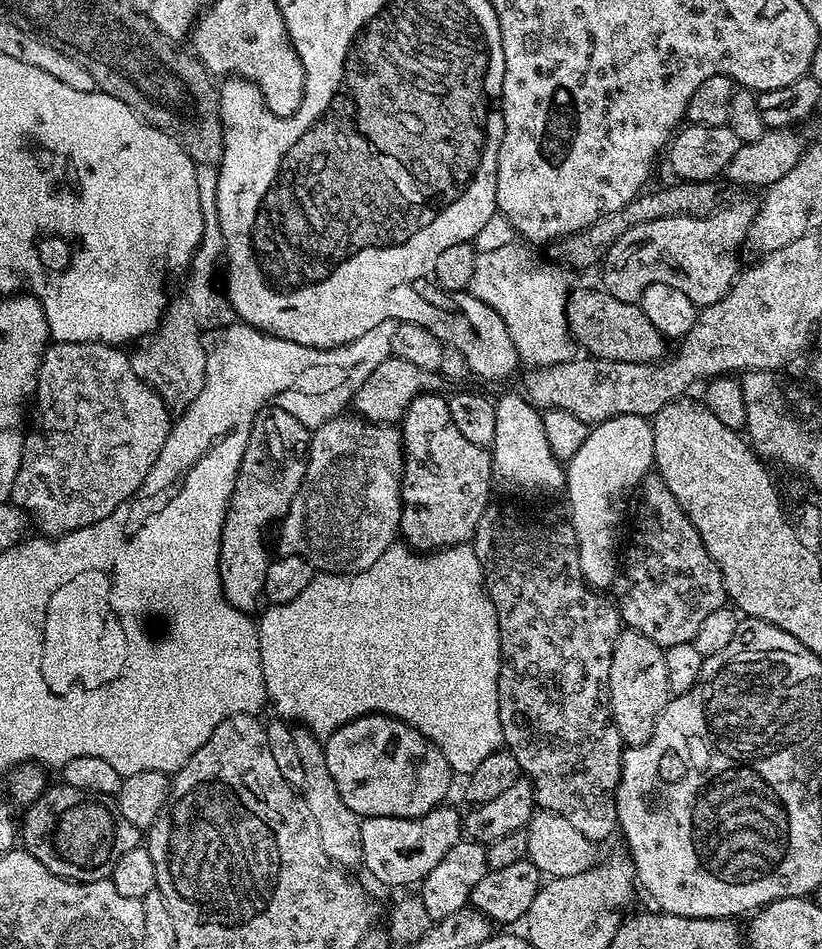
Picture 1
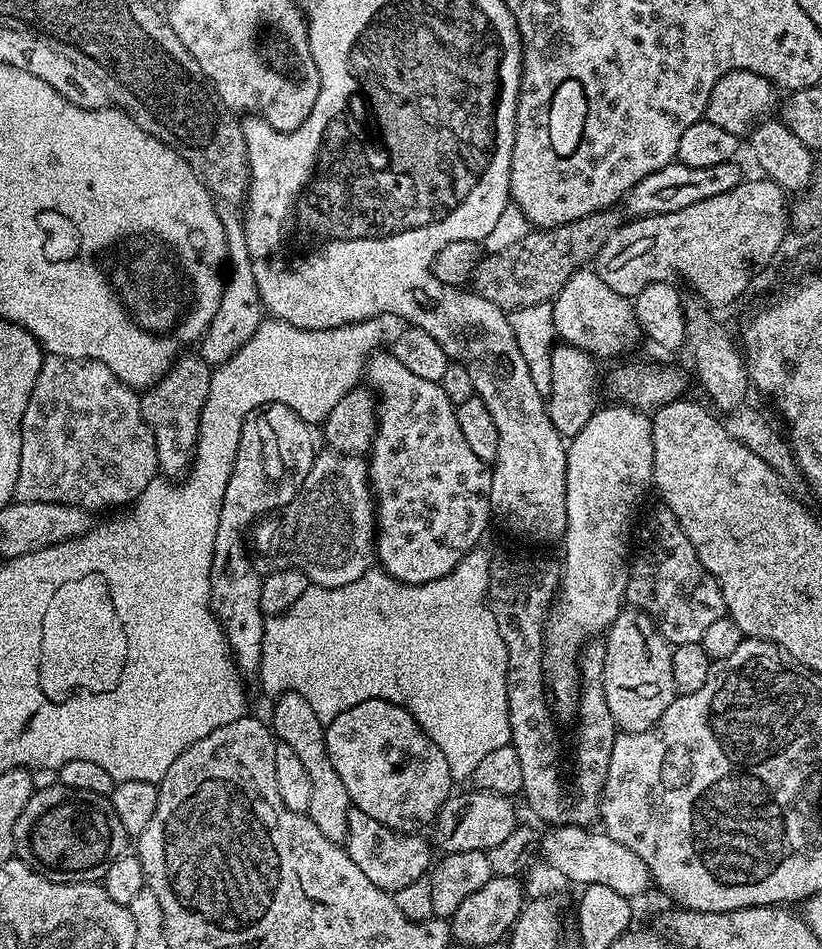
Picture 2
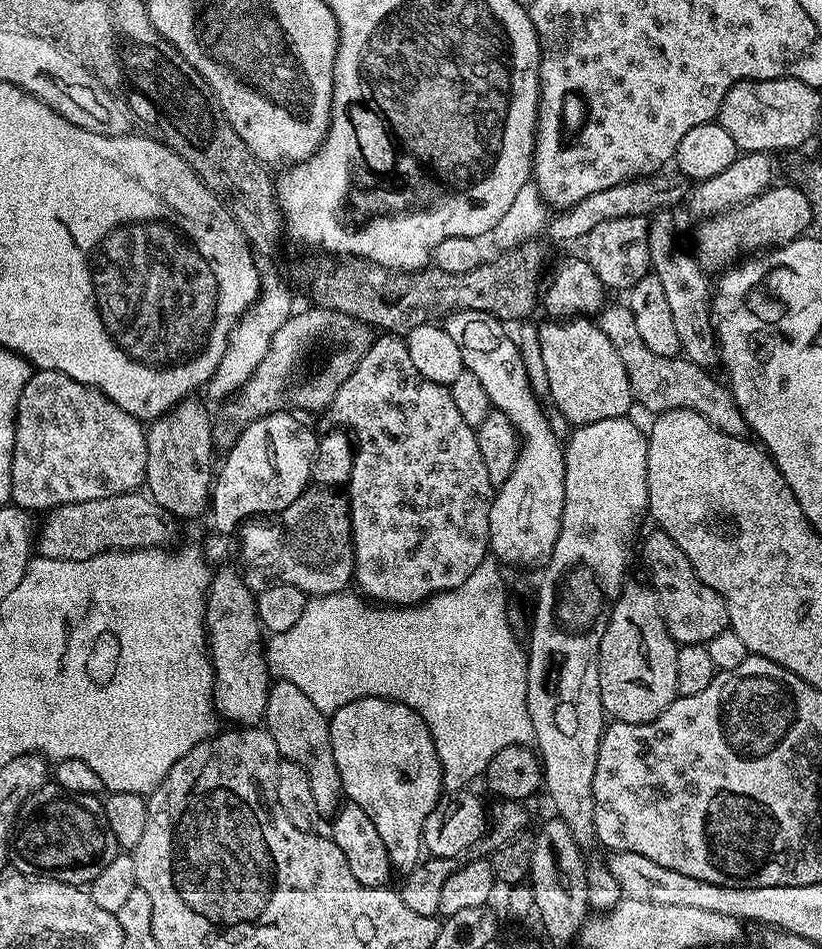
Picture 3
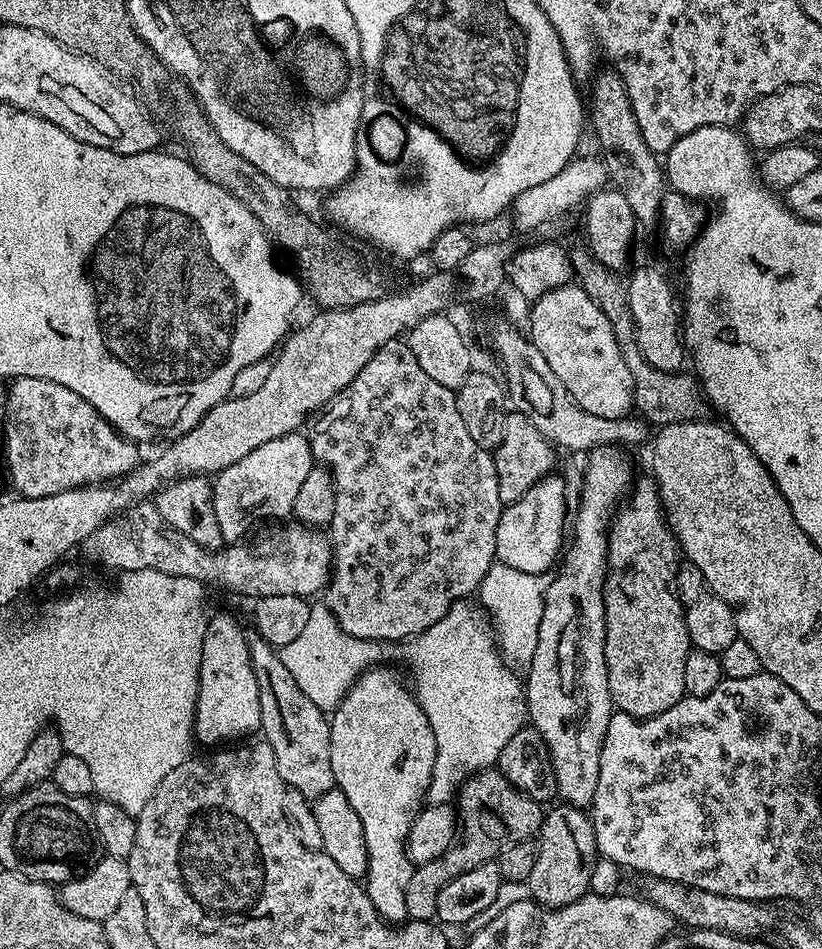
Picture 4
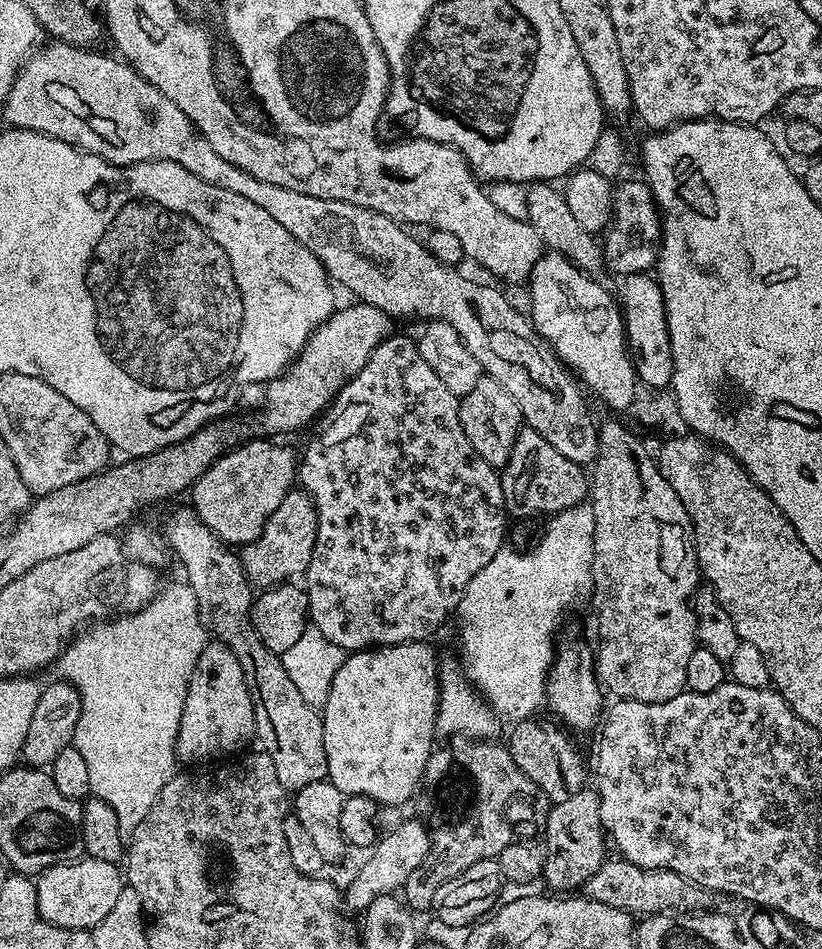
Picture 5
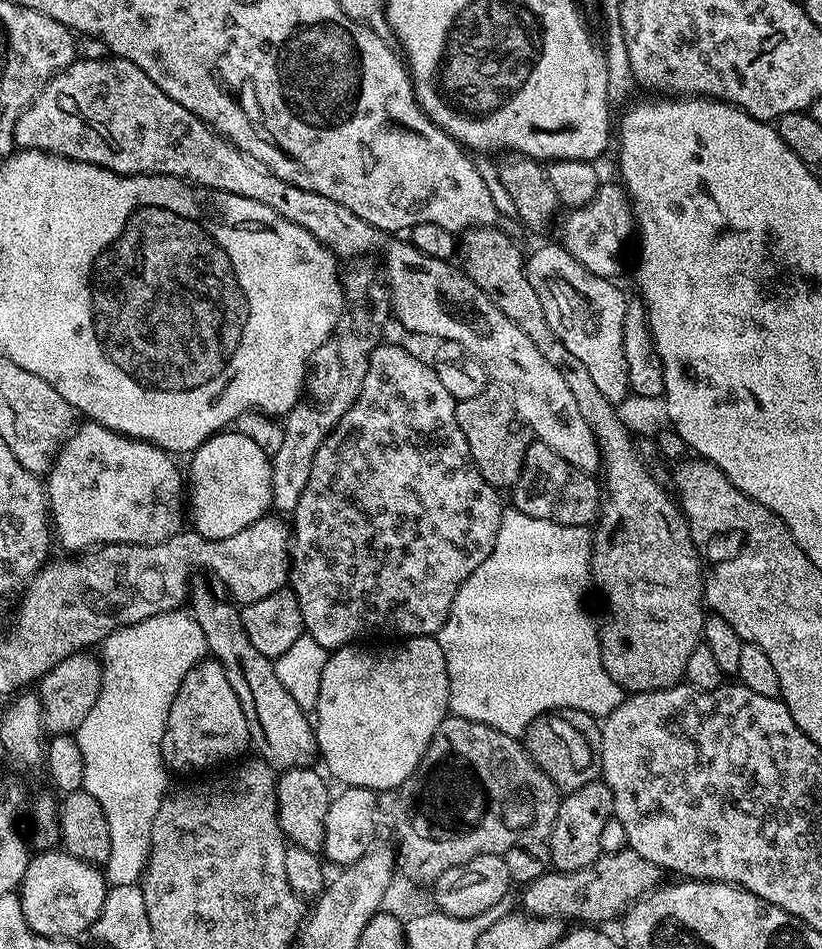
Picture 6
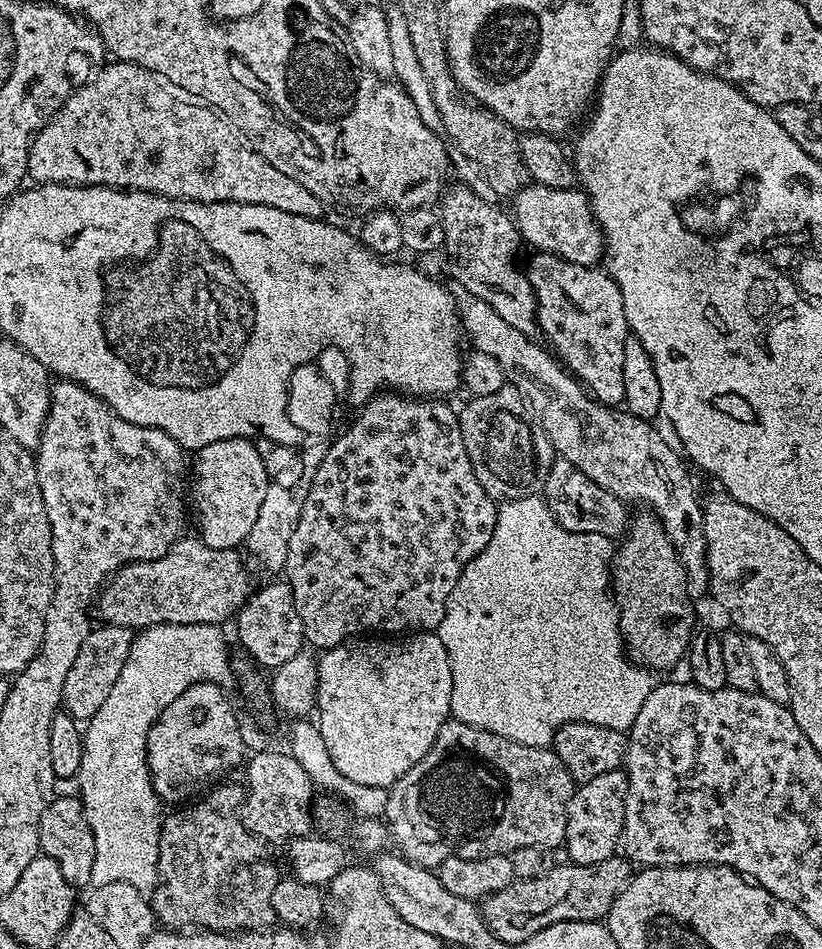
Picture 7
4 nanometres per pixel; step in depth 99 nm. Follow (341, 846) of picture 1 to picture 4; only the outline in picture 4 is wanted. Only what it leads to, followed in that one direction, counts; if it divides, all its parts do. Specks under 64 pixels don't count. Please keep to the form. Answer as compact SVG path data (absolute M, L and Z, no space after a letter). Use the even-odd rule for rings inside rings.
M255 634L248 637L250 662L258 678L258 702L262 702L260 727L263 739L274 750L278 774L287 787L298 790L310 801L317 800L335 785L334 766L330 766L330 730L332 725L325 709L314 706L298 682L286 670L279 651Z

